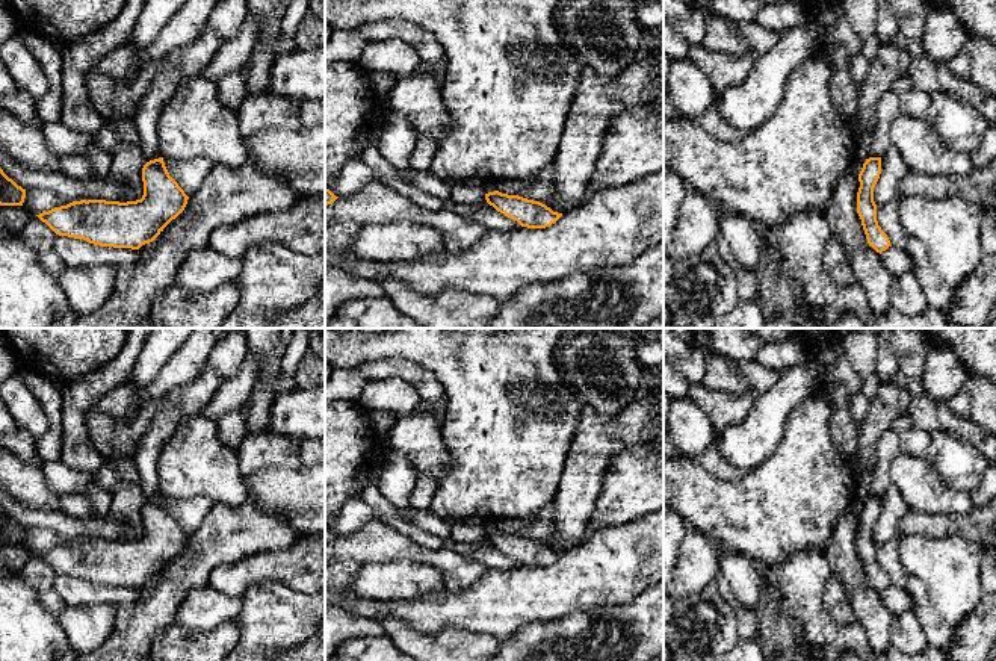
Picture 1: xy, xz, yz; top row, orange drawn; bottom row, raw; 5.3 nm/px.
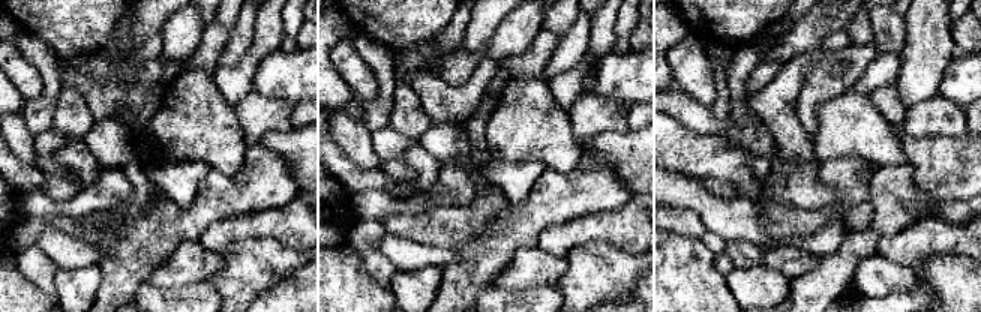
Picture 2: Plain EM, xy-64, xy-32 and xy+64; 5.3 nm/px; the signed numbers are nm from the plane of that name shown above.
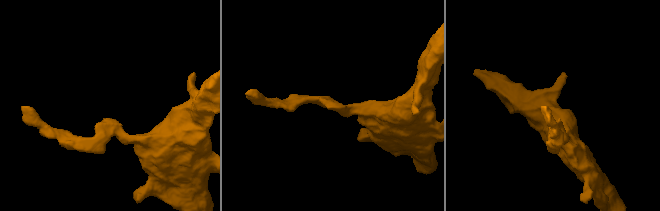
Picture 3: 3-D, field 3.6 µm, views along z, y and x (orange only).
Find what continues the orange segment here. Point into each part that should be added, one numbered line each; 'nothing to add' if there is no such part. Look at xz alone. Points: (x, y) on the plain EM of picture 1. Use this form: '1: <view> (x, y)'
nothing to add

